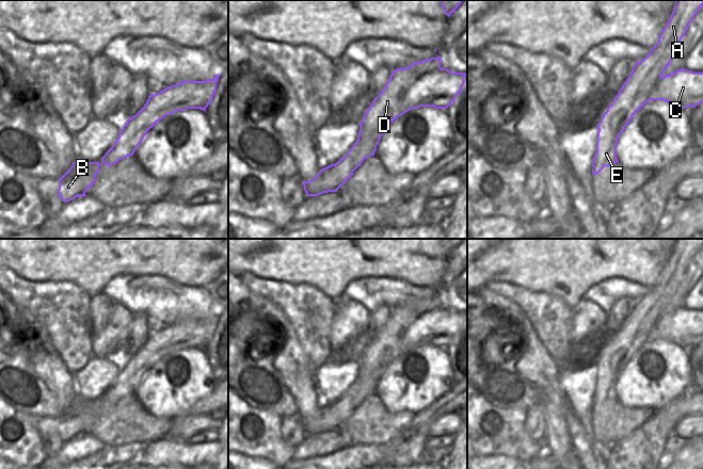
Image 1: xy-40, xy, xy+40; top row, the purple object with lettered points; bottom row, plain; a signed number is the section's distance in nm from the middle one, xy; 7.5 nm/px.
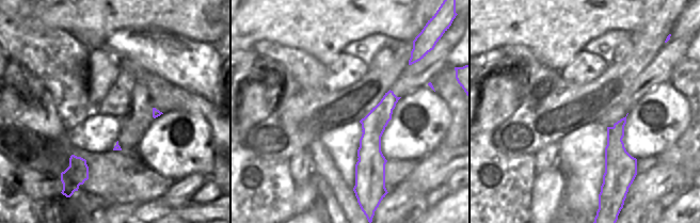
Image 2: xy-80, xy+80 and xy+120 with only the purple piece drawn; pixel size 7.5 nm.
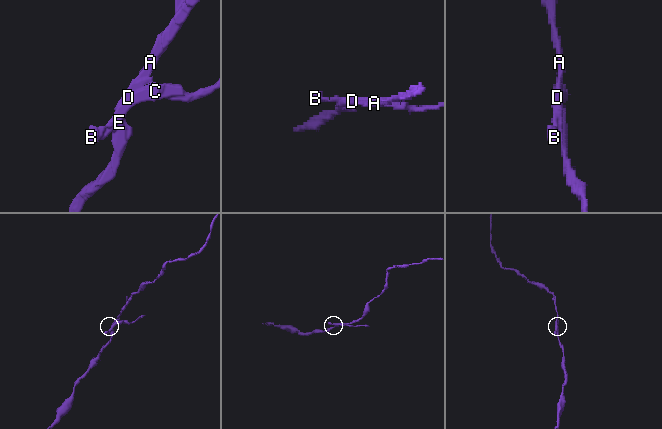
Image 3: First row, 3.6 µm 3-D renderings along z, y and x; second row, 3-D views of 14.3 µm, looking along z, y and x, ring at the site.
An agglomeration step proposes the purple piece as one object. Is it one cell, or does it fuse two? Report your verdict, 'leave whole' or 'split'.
split

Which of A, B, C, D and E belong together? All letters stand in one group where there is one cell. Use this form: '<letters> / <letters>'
A D E / B C

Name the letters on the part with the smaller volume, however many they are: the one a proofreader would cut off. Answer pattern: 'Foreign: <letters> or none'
Foreign: B, C

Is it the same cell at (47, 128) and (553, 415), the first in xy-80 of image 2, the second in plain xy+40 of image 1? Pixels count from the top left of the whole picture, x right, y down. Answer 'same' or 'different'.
same

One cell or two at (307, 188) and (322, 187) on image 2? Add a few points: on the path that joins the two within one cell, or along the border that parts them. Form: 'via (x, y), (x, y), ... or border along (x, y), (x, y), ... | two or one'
border along (312, 176), (318, 192), (317, 203) | two

